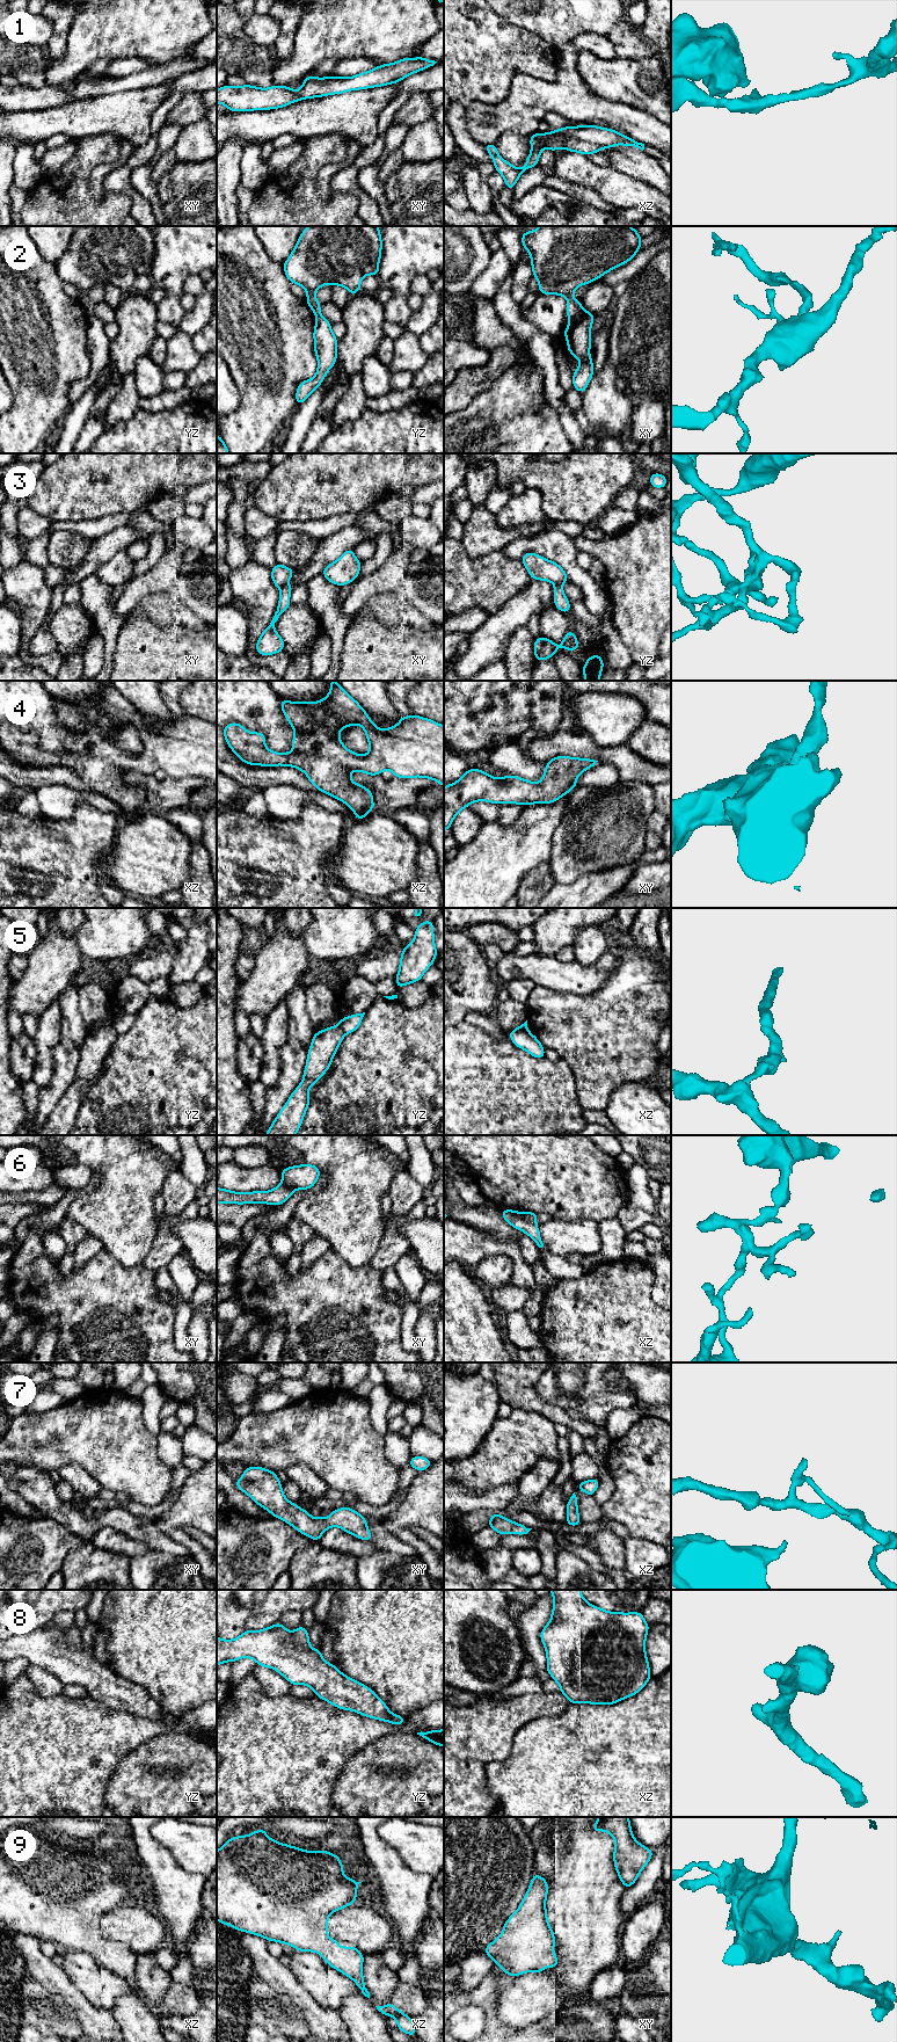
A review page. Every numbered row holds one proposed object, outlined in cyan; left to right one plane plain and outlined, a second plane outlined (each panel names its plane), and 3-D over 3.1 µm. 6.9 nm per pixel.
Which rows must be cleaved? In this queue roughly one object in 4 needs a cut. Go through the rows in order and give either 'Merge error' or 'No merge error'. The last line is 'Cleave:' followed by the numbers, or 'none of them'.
1: No merge error
2: Merge error
3: Merge error
4: No merge error
5: Merge error
6: Merge error
7: No merge error
8: No merge error
9: No merge error
Cleave: 2, 3, 5, 6

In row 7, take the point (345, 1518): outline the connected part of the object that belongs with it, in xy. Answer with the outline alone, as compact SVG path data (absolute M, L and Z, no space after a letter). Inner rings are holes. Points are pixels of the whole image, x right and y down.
M247 1467L239 1481L234 1480L239 1490L247 1494L257 1505L269 1511L309 1536L319 1541L321 1535L330 1527L336 1526L351 1535L372 1541L366 1519L351 1507L340 1507L331 1511L328 1518L312 1518L309 1512L291 1503L283 1494L282 1483L277 1474L262 1467Z

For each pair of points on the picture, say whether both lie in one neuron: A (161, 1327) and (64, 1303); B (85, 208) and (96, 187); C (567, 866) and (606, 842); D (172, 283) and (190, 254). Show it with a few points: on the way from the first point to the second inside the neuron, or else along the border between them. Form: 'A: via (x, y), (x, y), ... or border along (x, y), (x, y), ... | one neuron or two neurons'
A: via (139, 1305), (135, 1302), (109, 1302), (89, 1307) | one neuron
B: border along (93, 168), (89, 175), (89, 191), (100, 200) | two neurons
C: via (576, 857), (591, 842), (597, 842) | one neuron
D: via (172, 276), (172, 273), (183, 261) | one neuron

